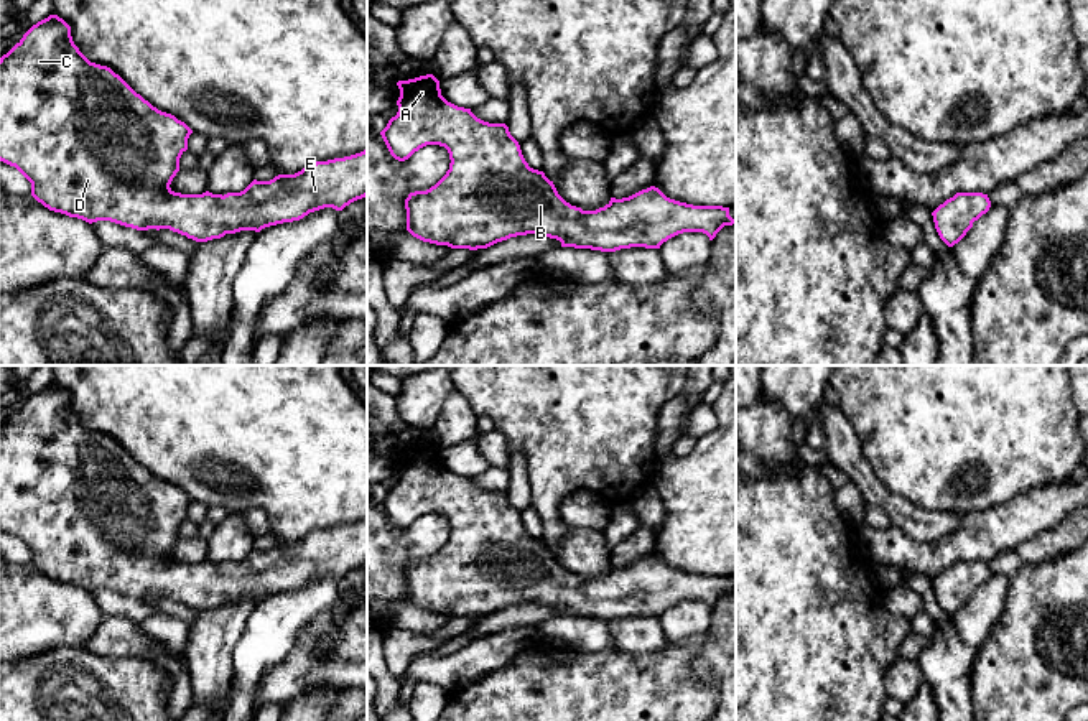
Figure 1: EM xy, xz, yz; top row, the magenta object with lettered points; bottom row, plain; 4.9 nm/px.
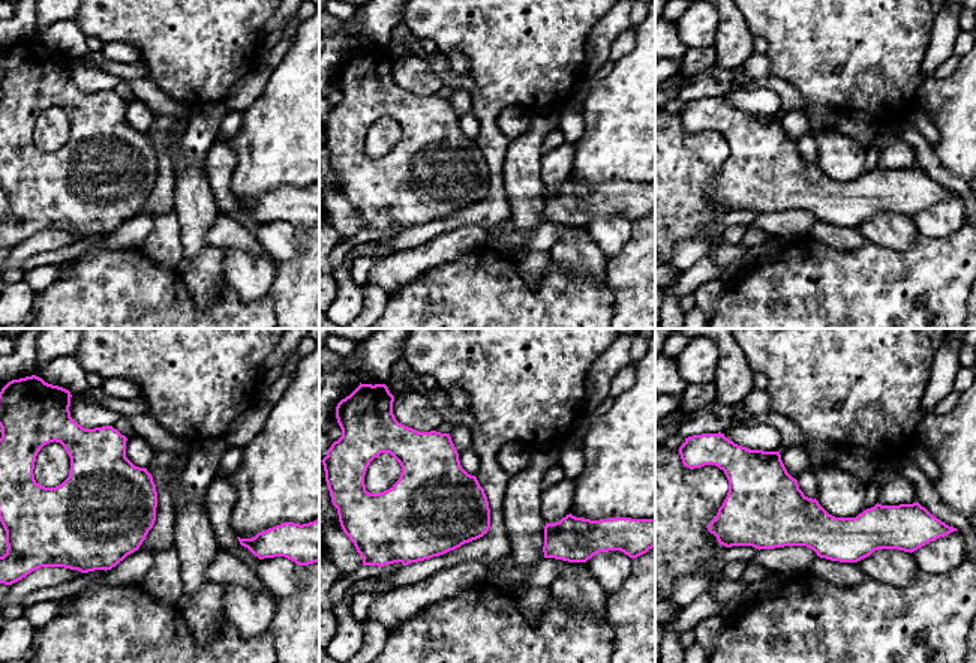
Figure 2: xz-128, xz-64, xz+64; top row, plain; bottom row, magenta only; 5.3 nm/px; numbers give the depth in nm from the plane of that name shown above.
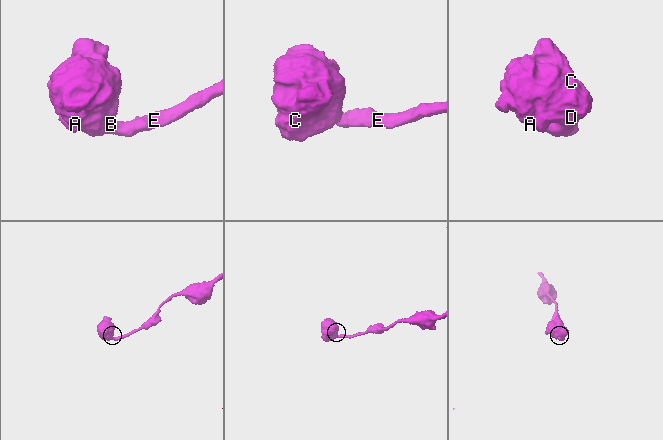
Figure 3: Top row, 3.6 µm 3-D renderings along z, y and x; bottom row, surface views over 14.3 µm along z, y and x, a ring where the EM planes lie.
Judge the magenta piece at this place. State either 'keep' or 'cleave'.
cleave

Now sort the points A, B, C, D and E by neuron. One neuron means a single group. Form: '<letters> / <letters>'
A B C D / E

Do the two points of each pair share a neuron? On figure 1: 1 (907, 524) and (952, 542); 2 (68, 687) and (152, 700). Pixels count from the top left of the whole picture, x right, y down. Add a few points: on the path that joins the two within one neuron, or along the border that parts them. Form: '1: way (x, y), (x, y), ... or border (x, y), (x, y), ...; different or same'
1: border (962, 516), (955, 529), (932, 542), (904, 534); different
2: way (89, 700), (130, 700); same

